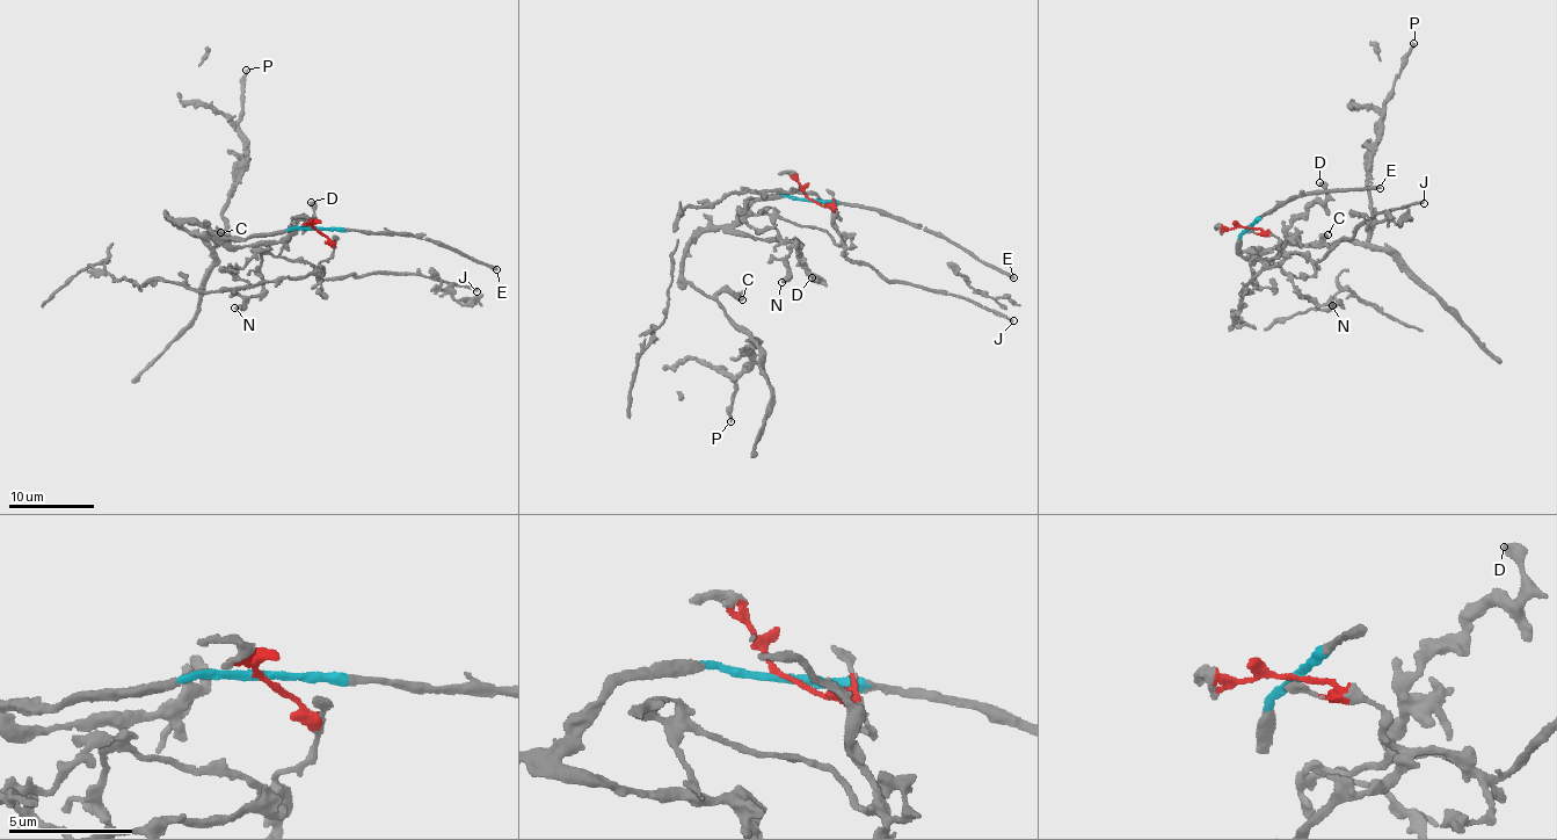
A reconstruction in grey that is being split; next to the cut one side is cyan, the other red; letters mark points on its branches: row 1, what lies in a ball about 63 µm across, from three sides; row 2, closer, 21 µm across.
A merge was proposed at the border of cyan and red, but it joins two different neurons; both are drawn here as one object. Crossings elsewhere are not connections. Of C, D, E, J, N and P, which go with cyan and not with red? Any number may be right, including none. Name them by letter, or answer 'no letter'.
C, D, E, P

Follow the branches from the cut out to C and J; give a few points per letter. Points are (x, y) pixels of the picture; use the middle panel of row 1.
C: (808, 201), (757, 197), (727, 225), (707, 229), (688, 246), (688, 282), (711, 296), (739, 294), (743, 299)
J: (808, 201), (837, 214), (838, 218), (832, 223), (846, 255), (874, 267), (888, 280), (948, 291), (1013, 320)

